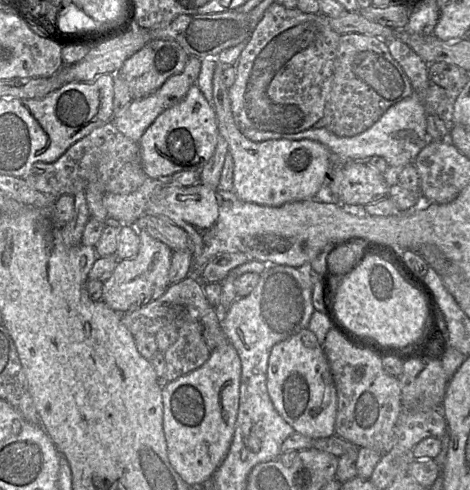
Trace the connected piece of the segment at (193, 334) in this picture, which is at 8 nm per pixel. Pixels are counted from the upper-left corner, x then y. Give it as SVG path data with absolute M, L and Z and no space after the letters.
M201 321L189 322L178 329L178 338L165 352L163 382L173 381L201 367L211 351L203 337Z

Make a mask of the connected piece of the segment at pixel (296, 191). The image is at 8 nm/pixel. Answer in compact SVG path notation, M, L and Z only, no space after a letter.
M219 62L217 63L217 66L215 67L215 70L213 73L213 79L212 79L213 101L214 101L214 109L216 111L216 116L217 116L217 121L218 121L219 134L223 136L228 142L229 152L232 154L233 159L234 159L234 192L236 193L236 195L245 202L251 202L251 203L256 203L259 205L273 206L273 207L282 206L290 202L313 199L318 193L318 191L321 189L323 184L326 183L326 177L328 176L329 171L330 171L330 156L332 154L331 151L322 143L314 141L314 140L310 140L310 139L303 139L303 140L298 140L298 141L287 140L287 139L271 139L271 140L266 140L263 142L254 142L248 139L243 134L242 130L238 127L238 125L236 124L234 116L233 116L228 88L223 82L224 66L234 66L234 65L222 65Z

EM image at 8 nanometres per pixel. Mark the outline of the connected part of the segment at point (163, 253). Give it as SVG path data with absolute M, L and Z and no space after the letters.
M138 231L140 248L133 258L118 260L112 276L103 282L102 300L117 313L126 313L161 297L170 286L173 250L145 231Z

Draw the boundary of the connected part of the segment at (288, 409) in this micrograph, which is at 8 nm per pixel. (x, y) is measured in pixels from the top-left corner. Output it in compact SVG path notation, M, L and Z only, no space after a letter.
M309 328L272 347L268 360L267 390L275 409L295 432L311 439L335 434L336 386L323 347Z

